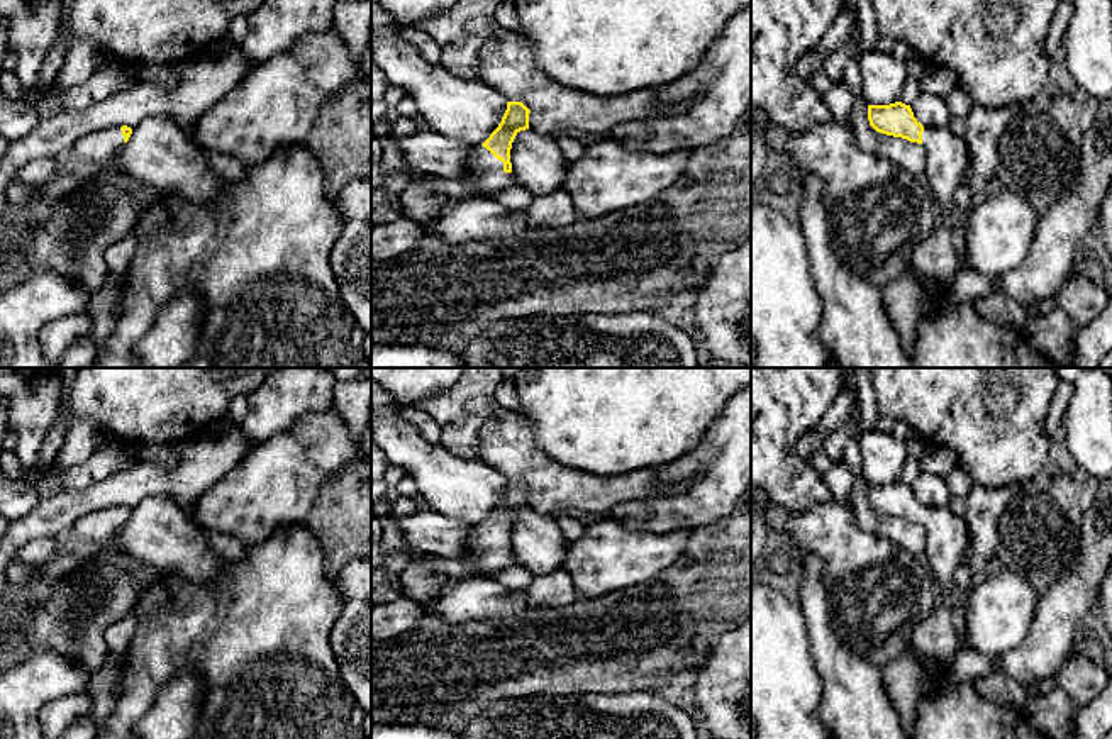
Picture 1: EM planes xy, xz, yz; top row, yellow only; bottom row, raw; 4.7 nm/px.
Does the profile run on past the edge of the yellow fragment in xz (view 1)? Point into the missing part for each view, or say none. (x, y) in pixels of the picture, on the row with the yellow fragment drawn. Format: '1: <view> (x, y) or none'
1: xz (485, 173)

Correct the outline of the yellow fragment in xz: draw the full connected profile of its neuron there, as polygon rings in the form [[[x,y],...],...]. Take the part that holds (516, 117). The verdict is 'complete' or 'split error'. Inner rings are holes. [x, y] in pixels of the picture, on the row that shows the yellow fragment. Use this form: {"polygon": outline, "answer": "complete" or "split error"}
{"polygon": [[[507,102],[507,110],[490,137],[471,149],[466,159],[466,181],[475,195],[492,198],[495,193],[512,186],[510,149],[515,136],[529,129],[531,110],[522,102]]], "answer": "split error"}

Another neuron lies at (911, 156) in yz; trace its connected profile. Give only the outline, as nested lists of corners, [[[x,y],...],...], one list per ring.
[[[859,97],[849,119],[854,139],[859,147],[904,168],[912,176],[926,173],[926,151],[922,144],[902,137],[876,132],[868,120],[868,103]]]

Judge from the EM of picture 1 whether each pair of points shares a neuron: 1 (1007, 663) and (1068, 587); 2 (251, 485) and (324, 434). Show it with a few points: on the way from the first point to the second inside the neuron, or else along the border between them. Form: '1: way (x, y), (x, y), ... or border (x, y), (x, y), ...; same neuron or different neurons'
1: way (1028, 651), (1058, 621), (1063, 607); same neuron
2: way (270, 485), (305, 453); same neuron

